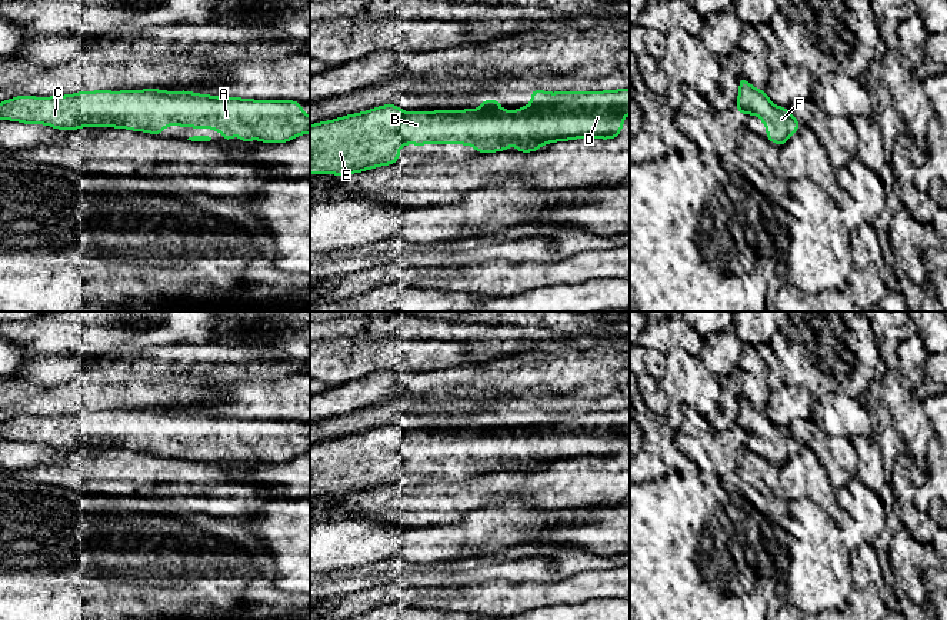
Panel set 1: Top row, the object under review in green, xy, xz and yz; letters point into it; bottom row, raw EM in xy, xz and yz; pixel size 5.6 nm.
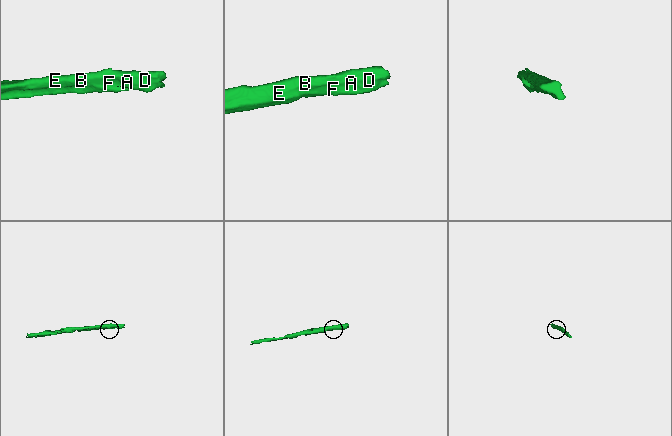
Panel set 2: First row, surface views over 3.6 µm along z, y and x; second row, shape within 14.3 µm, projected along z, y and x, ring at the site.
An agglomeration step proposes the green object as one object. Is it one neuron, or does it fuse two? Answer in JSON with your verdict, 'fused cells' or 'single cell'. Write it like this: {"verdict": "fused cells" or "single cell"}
{"verdict": "single cell"}

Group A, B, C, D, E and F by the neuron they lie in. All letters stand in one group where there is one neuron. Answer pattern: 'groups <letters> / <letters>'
groups A B C D E F

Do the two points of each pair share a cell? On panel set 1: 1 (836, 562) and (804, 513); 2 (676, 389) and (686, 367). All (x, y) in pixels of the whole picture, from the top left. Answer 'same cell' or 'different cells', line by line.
1: same cell
2: same cell

